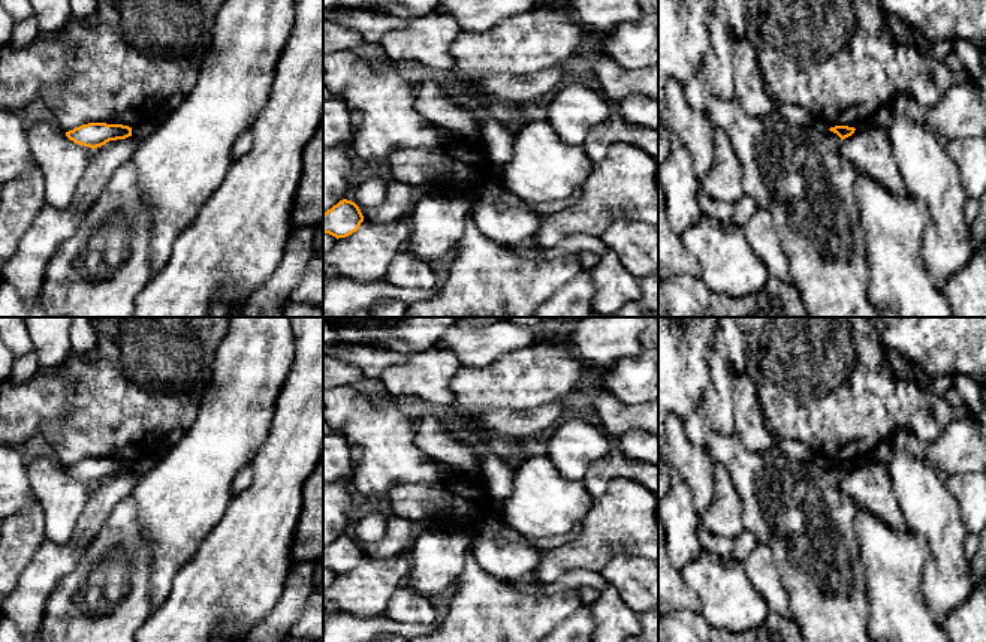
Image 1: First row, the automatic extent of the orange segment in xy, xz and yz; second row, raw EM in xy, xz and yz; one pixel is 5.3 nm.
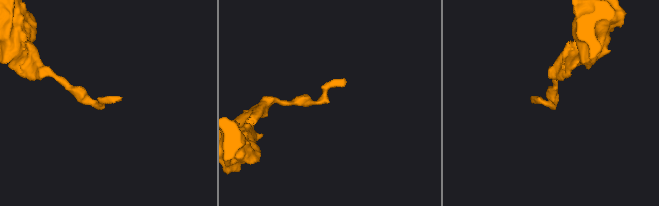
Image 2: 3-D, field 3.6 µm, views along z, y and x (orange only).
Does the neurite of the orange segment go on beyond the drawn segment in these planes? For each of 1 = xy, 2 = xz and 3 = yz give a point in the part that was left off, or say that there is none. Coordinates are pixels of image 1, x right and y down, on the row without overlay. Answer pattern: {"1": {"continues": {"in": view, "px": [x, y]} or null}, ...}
{"1": {"continues": null}, "2": {"continues": null}, "3": {"continues": null}}

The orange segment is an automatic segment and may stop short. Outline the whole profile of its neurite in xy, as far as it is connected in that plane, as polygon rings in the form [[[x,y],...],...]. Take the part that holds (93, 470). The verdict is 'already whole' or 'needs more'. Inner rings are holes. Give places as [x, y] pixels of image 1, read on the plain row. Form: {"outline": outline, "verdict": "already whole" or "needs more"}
{"outline": [[[88,458],[66,467],[66,471],[75,479],[94,485],[109,476],[132,471],[132,462],[123,459]]], "verdict": "already whole"}

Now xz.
{"outline": [[[347,534],[340,536],[323,549],[323,567],[332,572],[346,573],[356,567],[364,557],[359,542]]], "verdict": "already whole"}

